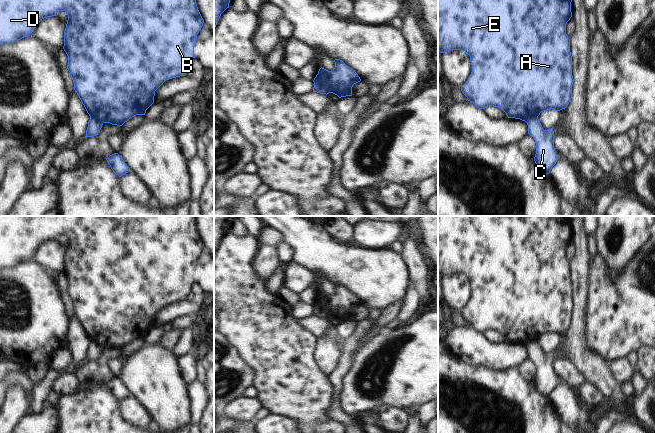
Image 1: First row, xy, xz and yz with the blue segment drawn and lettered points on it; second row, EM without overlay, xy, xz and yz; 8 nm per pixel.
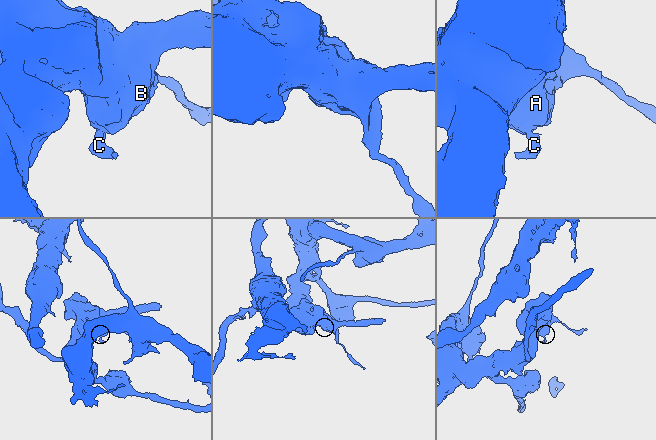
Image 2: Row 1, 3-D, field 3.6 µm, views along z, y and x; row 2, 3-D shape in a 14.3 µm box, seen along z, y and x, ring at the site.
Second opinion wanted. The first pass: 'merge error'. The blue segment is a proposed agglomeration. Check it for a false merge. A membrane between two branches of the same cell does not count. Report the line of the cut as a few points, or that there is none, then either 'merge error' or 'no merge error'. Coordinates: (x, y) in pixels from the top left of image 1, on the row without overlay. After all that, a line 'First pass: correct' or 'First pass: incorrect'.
xz (314, 306), (317, 306), (325, 314), (325, 317) | merge error
First pass: correct

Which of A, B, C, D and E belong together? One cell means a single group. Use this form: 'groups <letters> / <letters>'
groups A B D E / C

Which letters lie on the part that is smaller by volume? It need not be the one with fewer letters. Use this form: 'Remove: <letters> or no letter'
Remove: C

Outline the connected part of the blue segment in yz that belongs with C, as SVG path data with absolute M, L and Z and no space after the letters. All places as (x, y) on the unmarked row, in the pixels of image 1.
M538 341L526 345L528 349L528 358L532 360L536 366L536 378L534 385L536 390L546 398L550 397L552 391L558 384L554 372L554 355L544 354Z

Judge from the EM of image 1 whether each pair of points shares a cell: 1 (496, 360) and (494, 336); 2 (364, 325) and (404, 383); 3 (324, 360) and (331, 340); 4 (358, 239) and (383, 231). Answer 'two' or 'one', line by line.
1: two
2: two
3: one
4: one

